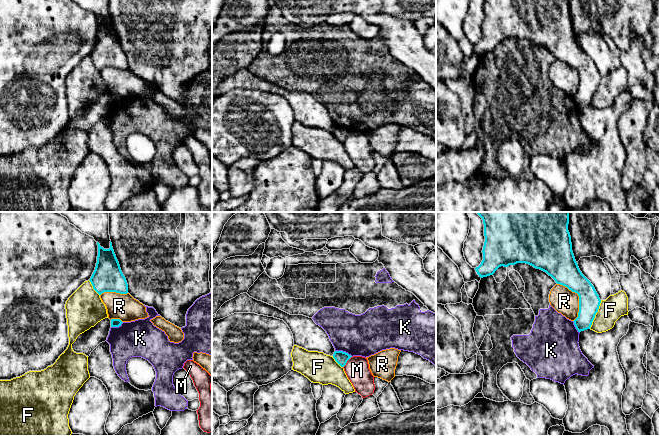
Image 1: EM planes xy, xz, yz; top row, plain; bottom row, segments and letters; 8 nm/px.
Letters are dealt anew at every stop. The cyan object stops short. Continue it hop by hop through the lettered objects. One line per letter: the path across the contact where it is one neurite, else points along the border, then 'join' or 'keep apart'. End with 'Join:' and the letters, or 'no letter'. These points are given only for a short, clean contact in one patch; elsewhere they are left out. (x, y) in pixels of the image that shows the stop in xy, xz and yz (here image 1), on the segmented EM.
F: keep apart
K: keep apart
M: border xz (351, 356), (343, 367); keep apart
R: keep apart
Join: no letter

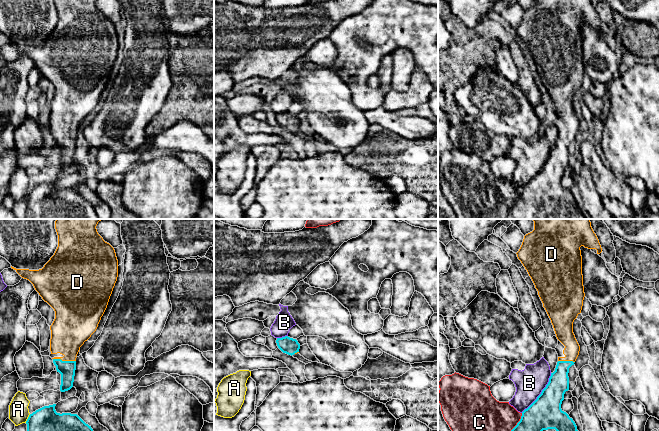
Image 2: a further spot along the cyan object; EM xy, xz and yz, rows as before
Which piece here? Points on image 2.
A: keep apart
B: keep apart
C: keep apart
D: way xy (67, 369), (64, 361), (69, 356), (69, 331); join
Join: D

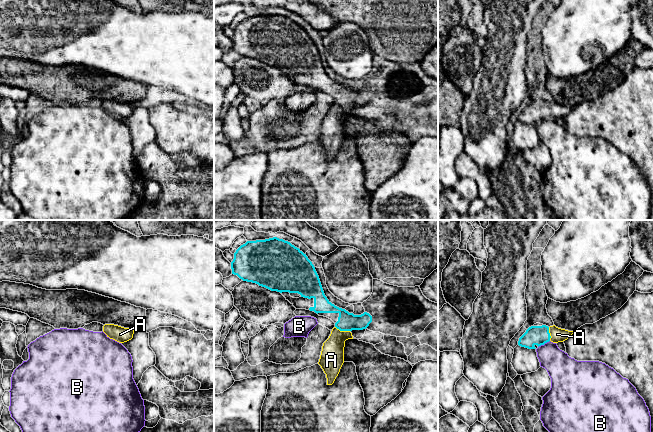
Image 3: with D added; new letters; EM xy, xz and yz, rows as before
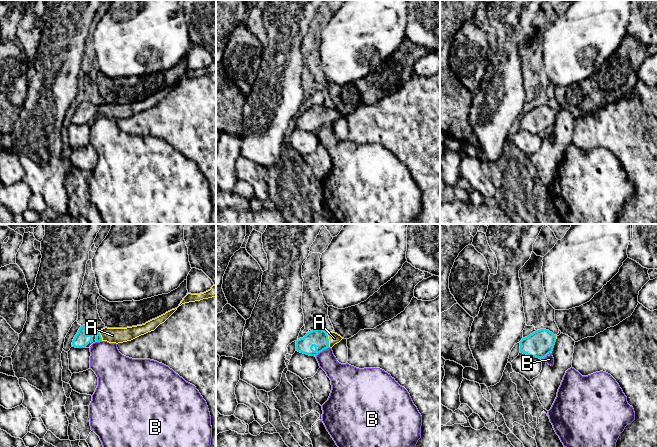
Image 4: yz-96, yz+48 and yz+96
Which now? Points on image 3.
A: way xz (347, 321), (342, 330), (333, 347), (331, 359); join
B: keep apart
Join: A

